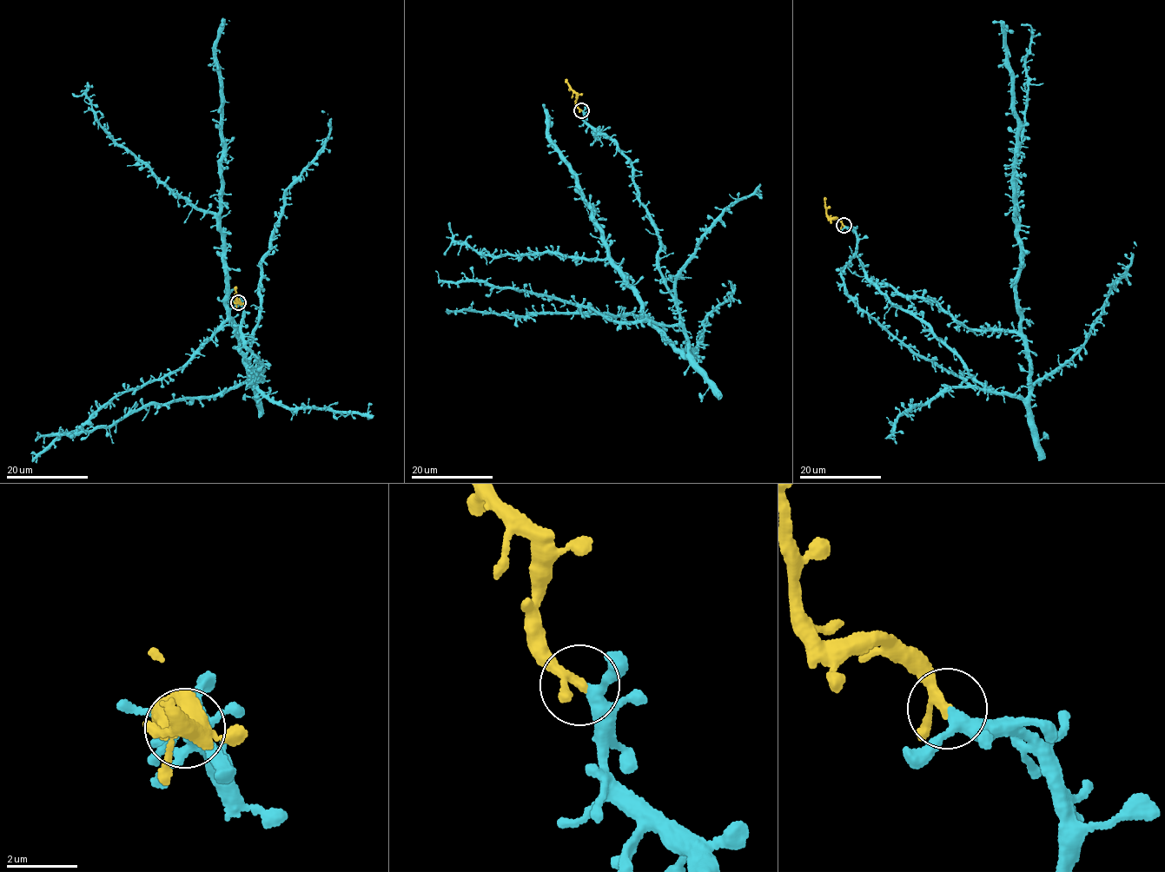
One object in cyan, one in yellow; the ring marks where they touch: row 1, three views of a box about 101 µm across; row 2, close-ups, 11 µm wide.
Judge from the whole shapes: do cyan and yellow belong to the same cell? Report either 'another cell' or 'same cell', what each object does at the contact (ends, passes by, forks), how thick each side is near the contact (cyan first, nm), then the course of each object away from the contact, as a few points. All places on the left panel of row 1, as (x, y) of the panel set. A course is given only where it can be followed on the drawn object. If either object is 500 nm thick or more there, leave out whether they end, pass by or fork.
same cell; cyan forks; yellow passes by; calibres 240 and 240 nm; course cyan (238, 303), (244, 344), (262, 364), (253, 381), (227, 303), (221, 26); course yellow (238, 303), (234, 286)

